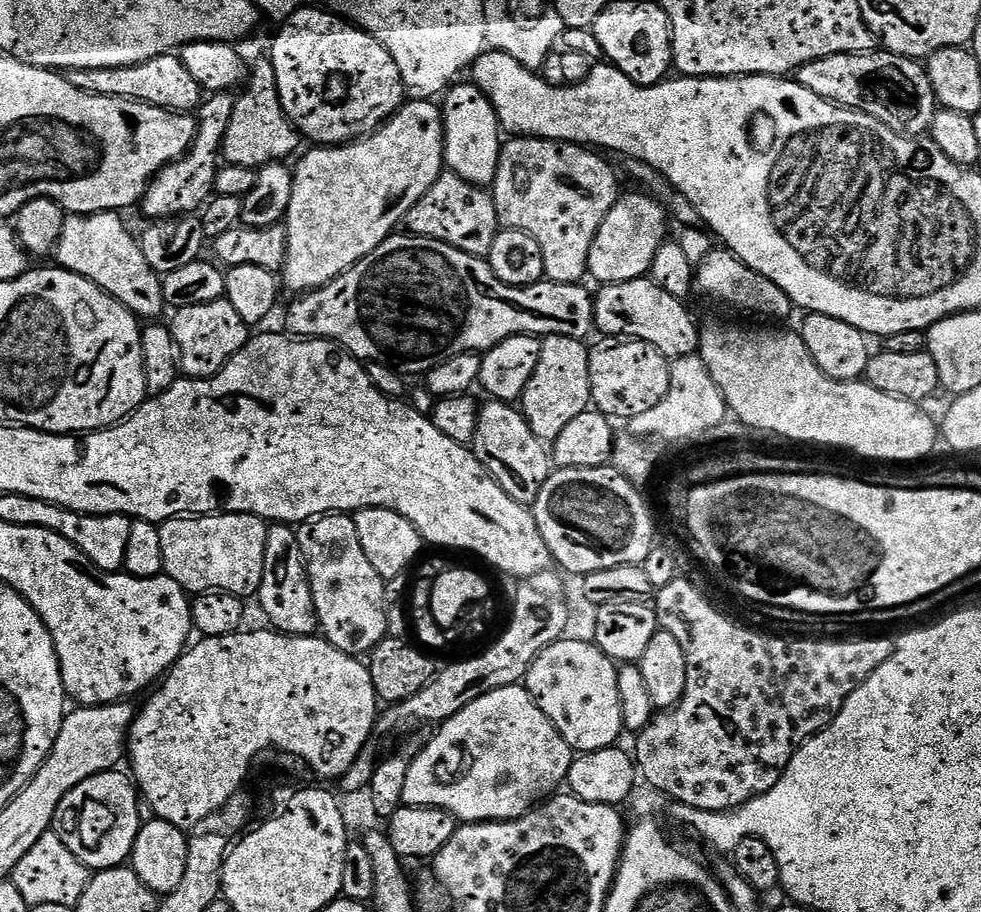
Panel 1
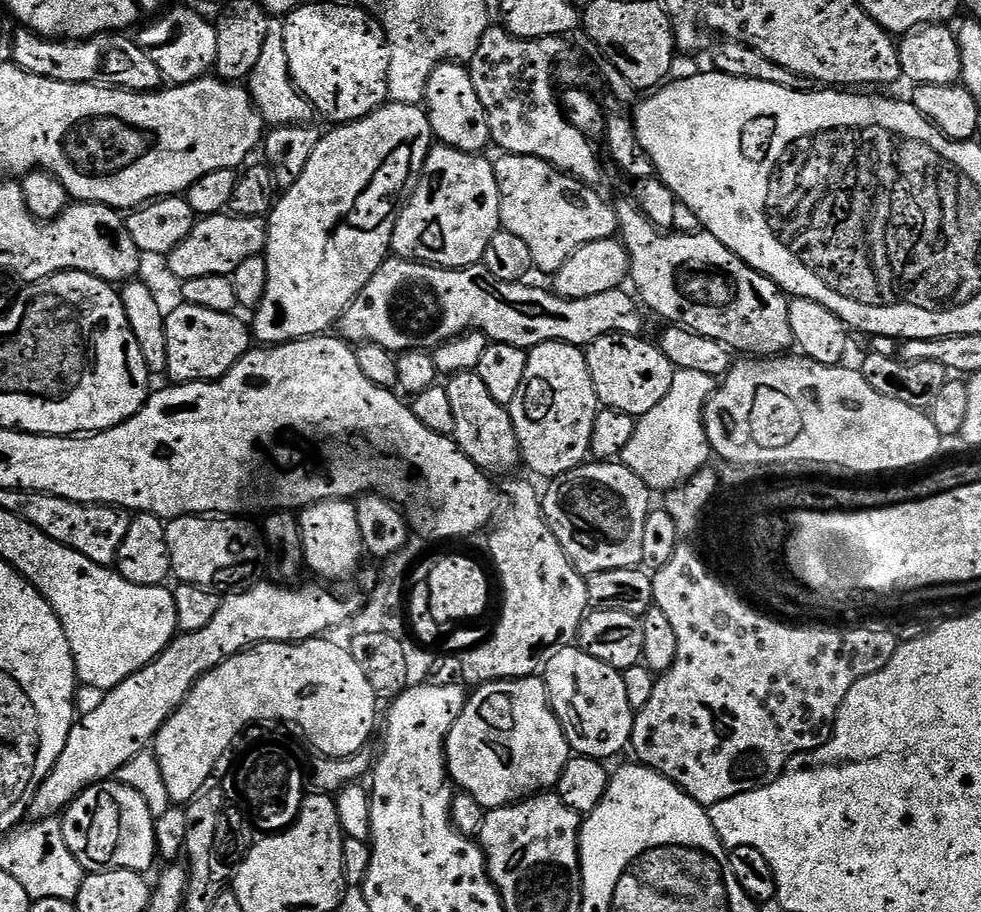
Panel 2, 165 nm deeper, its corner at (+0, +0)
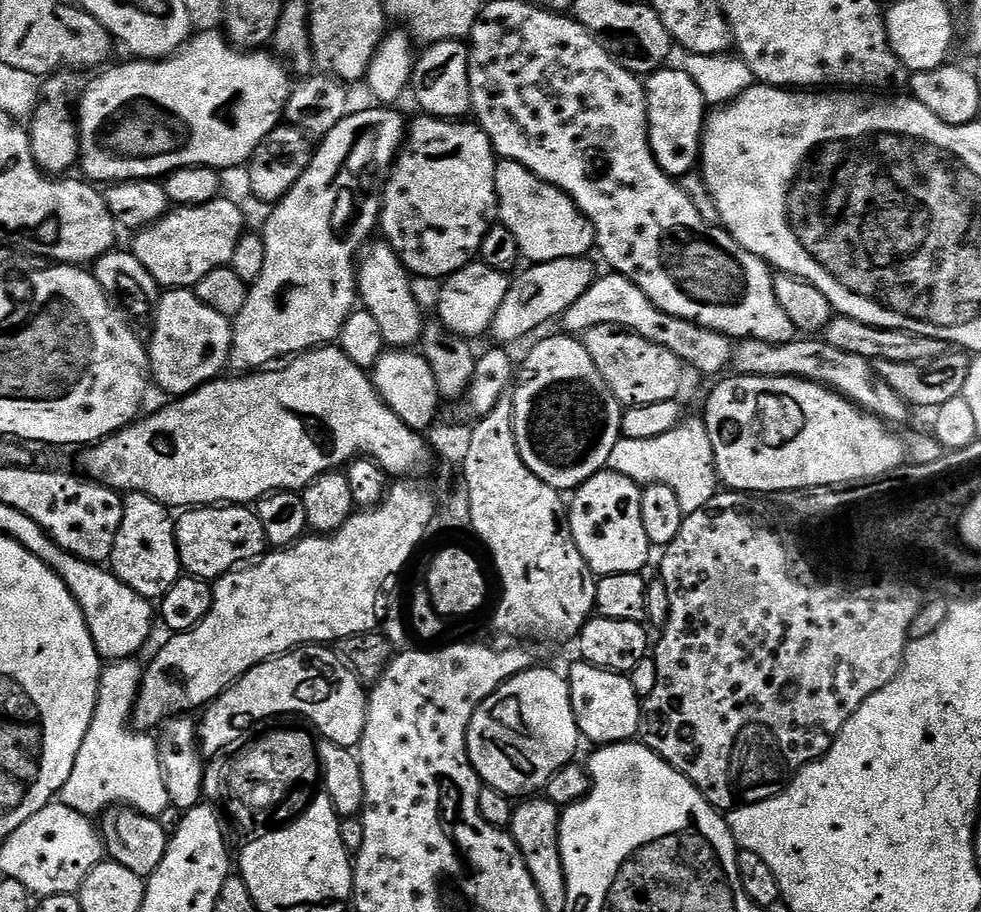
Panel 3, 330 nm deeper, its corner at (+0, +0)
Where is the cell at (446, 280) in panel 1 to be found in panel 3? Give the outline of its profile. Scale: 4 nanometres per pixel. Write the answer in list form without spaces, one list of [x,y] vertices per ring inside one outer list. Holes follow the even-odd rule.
[[[607,275],[593,280],[590,290],[586,290],[586,294],[582,294],[582,298],[578,298],[578,302],[574,302],[574,306],[564,312],[562,325],[564,324],[565,333],[583,334],[594,326],[612,324],[616,328],[631,330],[650,342],[661,344],[663,348],[670,350],[670,354],[677,356],[681,364],[689,369],[697,368],[704,376],[719,377],[719,372],[731,365],[734,344],[729,337],[658,310],[658,306],[654,306],[654,302],[650,302],[650,298],[646,298],[646,294],[642,294],[642,290],[634,286],[634,282],[630,282],[625,276]]]

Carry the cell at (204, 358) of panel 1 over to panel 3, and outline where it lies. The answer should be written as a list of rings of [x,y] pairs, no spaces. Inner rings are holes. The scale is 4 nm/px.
[[[174,288],[165,291],[160,297],[160,304],[156,307],[156,325],[152,327],[152,334],[150,337],[150,343],[147,345],[148,358],[150,361],[150,376],[156,384],[164,392],[169,392],[169,397],[179,398],[181,396],[186,396],[190,392],[195,392],[196,389],[202,387],[202,385],[207,384],[208,381],[217,379],[221,375],[220,372],[223,368],[227,369],[229,367],[228,355],[232,353],[232,325],[233,321],[229,317],[218,314],[218,310],[210,310],[210,306],[206,306],[201,302],[195,291],[186,288]]]

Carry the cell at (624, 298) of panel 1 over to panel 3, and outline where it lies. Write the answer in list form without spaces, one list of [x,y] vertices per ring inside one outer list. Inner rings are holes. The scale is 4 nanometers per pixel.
[[[797,338],[785,344],[741,340],[732,349],[731,367],[742,376],[796,376],[800,380],[813,380],[892,426],[900,426],[896,424],[910,413],[910,405],[882,382],[873,361],[858,354],[846,354],[846,350],[834,350],[823,338]]]

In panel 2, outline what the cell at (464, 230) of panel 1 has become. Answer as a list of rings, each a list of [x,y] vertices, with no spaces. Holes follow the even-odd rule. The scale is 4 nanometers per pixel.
[[[434,146],[422,166],[422,174],[414,194],[400,209],[392,235],[392,252],[402,260],[422,260],[440,268],[475,268],[483,261],[490,238],[501,231],[500,195],[496,170],[487,155]]]

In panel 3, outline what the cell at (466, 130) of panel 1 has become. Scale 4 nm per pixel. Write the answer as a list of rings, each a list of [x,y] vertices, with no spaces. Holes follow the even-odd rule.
[[[443,40],[429,44],[419,53],[412,69],[410,92],[416,95],[420,103],[419,111],[439,120],[459,121],[472,112],[472,95],[470,94],[470,74],[468,73],[467,43],[458,40]]]

